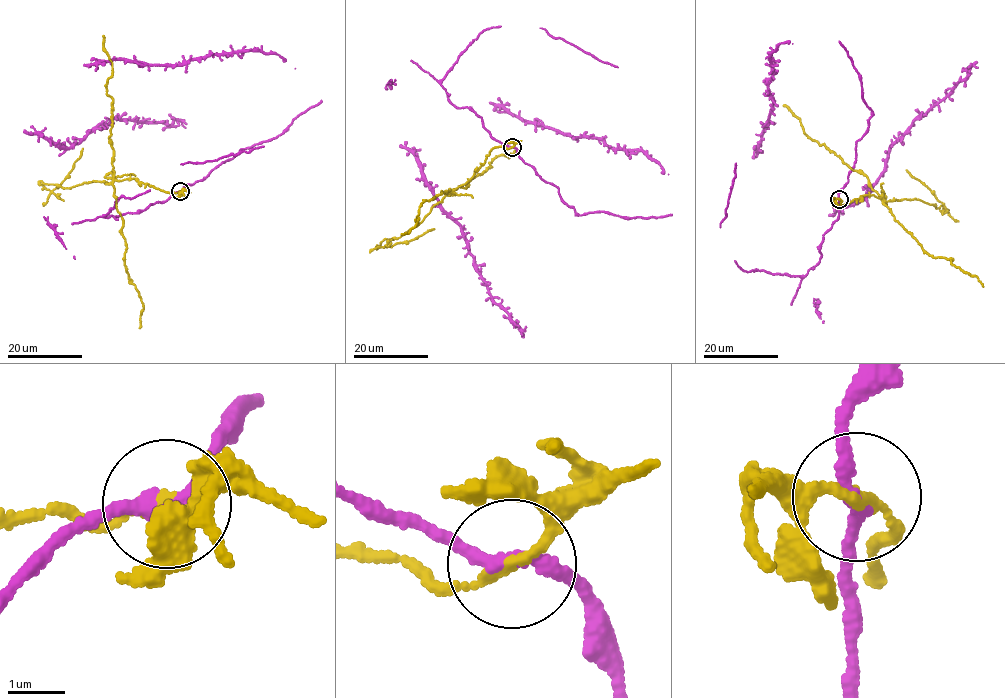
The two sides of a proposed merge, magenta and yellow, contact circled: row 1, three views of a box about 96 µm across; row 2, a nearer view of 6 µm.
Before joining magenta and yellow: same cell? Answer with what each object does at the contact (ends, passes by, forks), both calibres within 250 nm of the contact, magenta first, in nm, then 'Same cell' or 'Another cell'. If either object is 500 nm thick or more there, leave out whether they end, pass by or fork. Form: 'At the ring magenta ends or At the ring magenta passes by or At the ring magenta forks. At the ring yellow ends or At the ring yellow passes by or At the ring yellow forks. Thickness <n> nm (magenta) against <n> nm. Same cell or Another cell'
At the ring magenta passes by. At the ring yellow passes by. Thickness 240 nm (magenta) against 200 nm. Another cell

